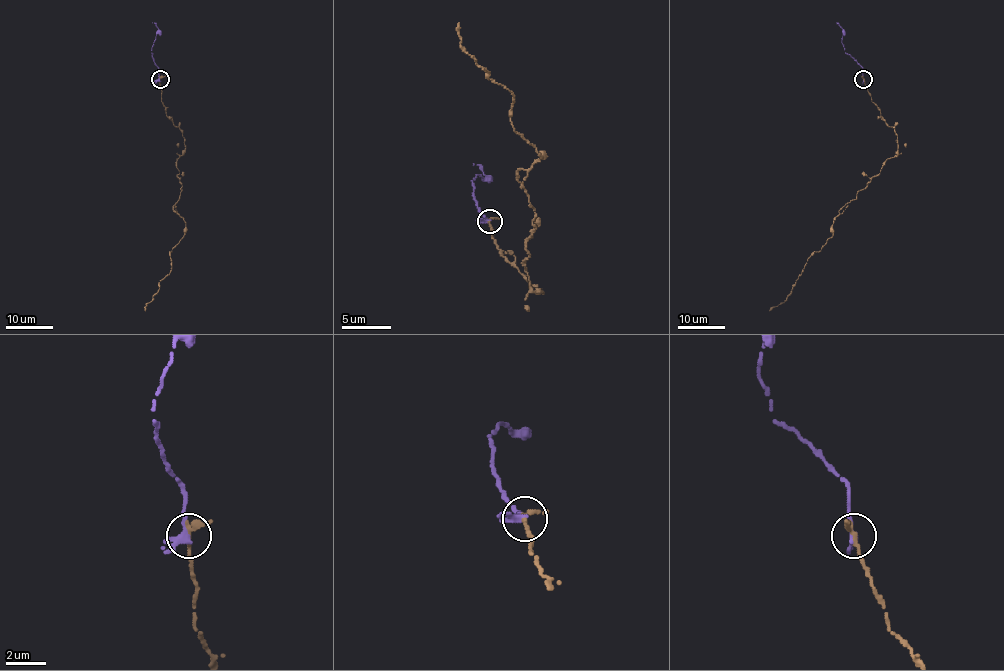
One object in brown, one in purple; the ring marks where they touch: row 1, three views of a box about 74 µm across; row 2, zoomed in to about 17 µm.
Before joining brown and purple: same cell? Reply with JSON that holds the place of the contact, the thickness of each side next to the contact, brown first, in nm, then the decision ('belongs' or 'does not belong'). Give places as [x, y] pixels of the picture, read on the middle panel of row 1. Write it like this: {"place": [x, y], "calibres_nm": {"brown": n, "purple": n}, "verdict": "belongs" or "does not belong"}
{"place": [489, 221], "calibres_nm": {"brown": 240, "purple": 320}, "verdict": "belongs"}

